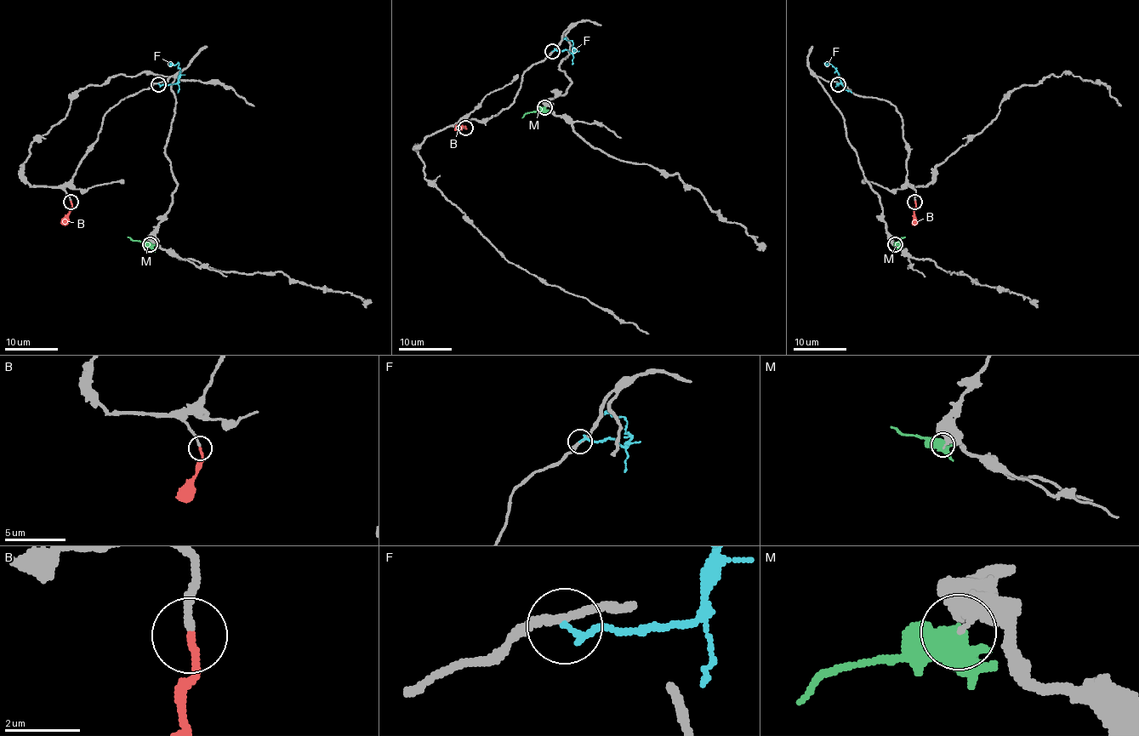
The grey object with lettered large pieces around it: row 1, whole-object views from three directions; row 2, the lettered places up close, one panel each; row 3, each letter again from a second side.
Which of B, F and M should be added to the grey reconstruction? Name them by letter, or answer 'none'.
B

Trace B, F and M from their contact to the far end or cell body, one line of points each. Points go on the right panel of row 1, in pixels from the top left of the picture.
B: (914, 201), (914, 221), (912, 225)
F: (839, 83), (840, 76), (830, 64), (827, 65), (825, 62)
M: (894, 245), (905, 236)

